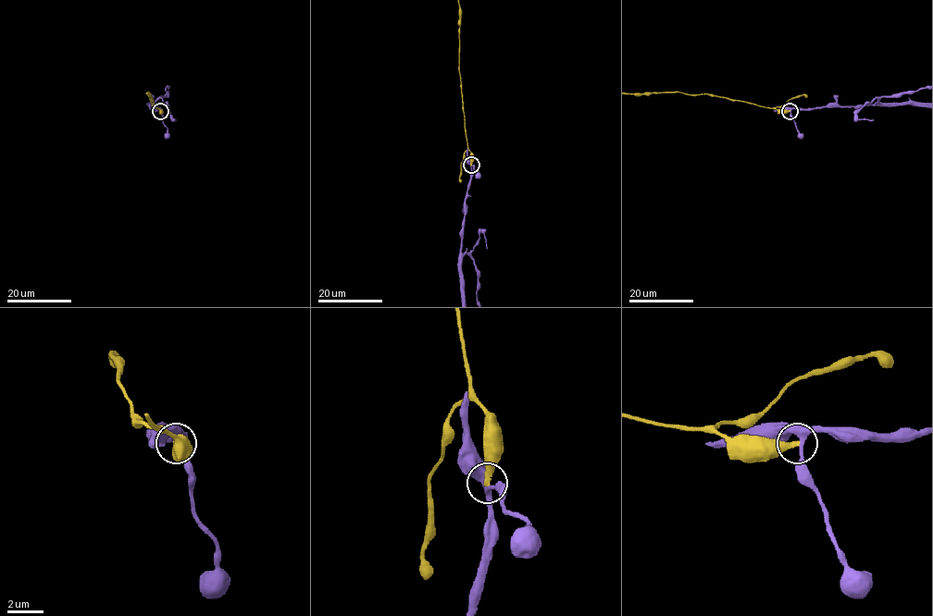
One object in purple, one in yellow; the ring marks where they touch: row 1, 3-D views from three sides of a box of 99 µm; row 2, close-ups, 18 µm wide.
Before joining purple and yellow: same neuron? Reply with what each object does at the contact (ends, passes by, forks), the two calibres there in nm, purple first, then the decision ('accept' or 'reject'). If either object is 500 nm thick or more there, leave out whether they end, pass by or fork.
purple forks there; yellow ends there; 240 nm thick on the purple side, 360 nm on the other; reject

